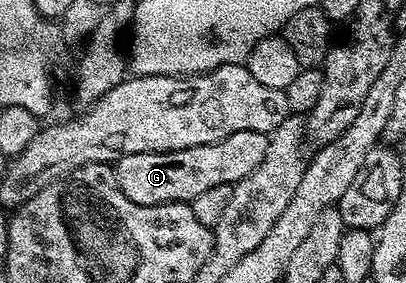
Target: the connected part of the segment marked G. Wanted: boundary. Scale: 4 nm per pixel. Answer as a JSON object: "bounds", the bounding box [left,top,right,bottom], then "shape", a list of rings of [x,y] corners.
{"bounds":[115,131,269,205],"shape":[[[234,131],[234,135],[226,135],[218,143],[206,143],[202,147],[186,147],[182,151],[166,151],[165,153],[143,153],[142,155],[126,155],[115,162],[116,178],[122,191],[134,203],[143,205],[161,205],[182,201],[191,203],[202,191],[210,191],[210,187],[235,185],[246,179],[262,159],[266,159],[266,147],[269,134],[258,131]]]}

